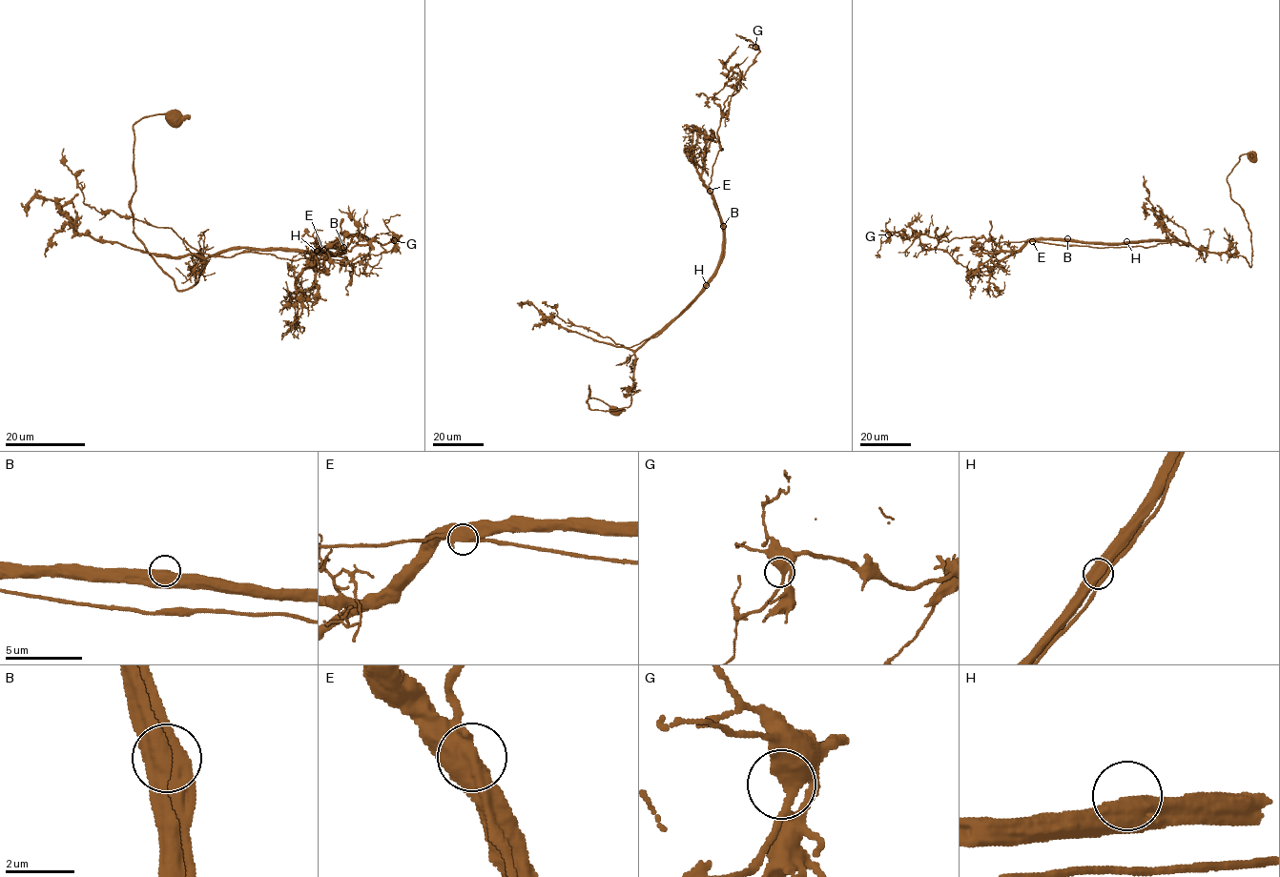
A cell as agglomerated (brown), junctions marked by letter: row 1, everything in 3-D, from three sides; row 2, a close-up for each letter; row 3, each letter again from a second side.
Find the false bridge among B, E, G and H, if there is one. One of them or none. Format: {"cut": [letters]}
{"cut": ["E"]}

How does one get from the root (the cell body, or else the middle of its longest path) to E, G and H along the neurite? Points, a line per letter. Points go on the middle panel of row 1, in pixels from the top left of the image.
E: (615, 411), (589, 398), (588, 385), (591, 410), (628, 407), (634, 352), (718, 264), (722, 221), (711, 191)
G: (615, 411), (588, 385), (591, 410), (628, 407), (634, 352), (718, 264), (717, 130), (755, 47)
H: (615, 411), (589, 398), (588, 385), (591, 410), (628, 407), (634, 352), (706, 285)

